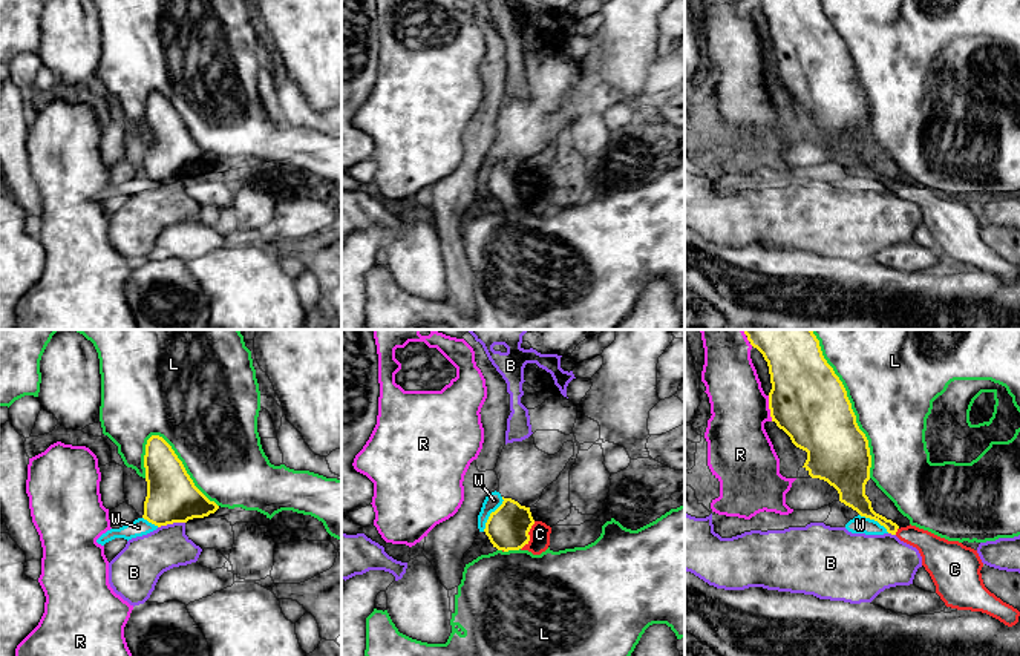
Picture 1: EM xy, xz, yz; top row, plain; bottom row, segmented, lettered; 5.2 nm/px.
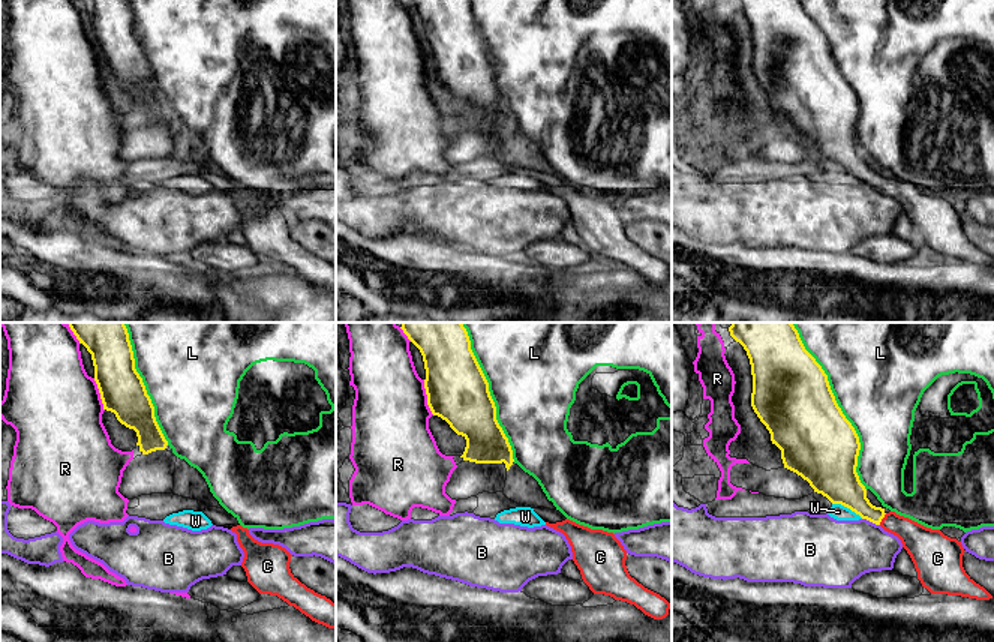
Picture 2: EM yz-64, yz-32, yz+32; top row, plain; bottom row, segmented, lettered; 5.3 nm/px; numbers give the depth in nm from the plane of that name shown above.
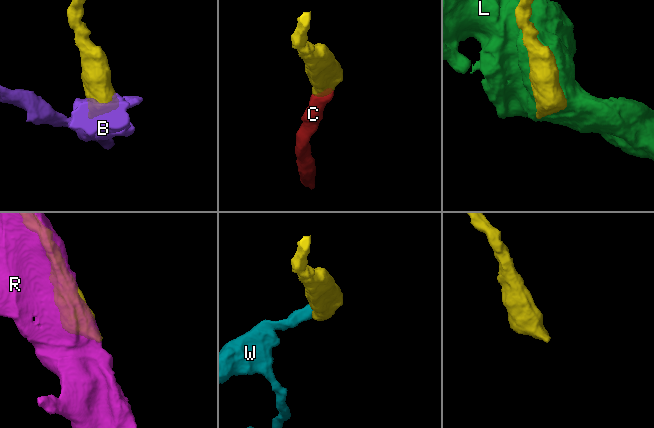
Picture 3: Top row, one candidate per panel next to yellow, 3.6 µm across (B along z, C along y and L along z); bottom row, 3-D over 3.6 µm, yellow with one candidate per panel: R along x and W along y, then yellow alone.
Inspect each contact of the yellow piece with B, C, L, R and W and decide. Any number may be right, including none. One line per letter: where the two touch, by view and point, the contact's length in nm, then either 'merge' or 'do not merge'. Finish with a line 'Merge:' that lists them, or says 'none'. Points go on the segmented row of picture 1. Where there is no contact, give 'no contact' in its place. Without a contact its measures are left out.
B: xy (170, 523) | 150 nm | do not merge
C: xz (529, 535) | 170 nm | merge
L: yz (850, 403) | 850 nm | do not merge
R: yz (769, 408) | 140 nm | do not merge
W: xz (490, 514) | 220 nm | do not merge
Merge: C

